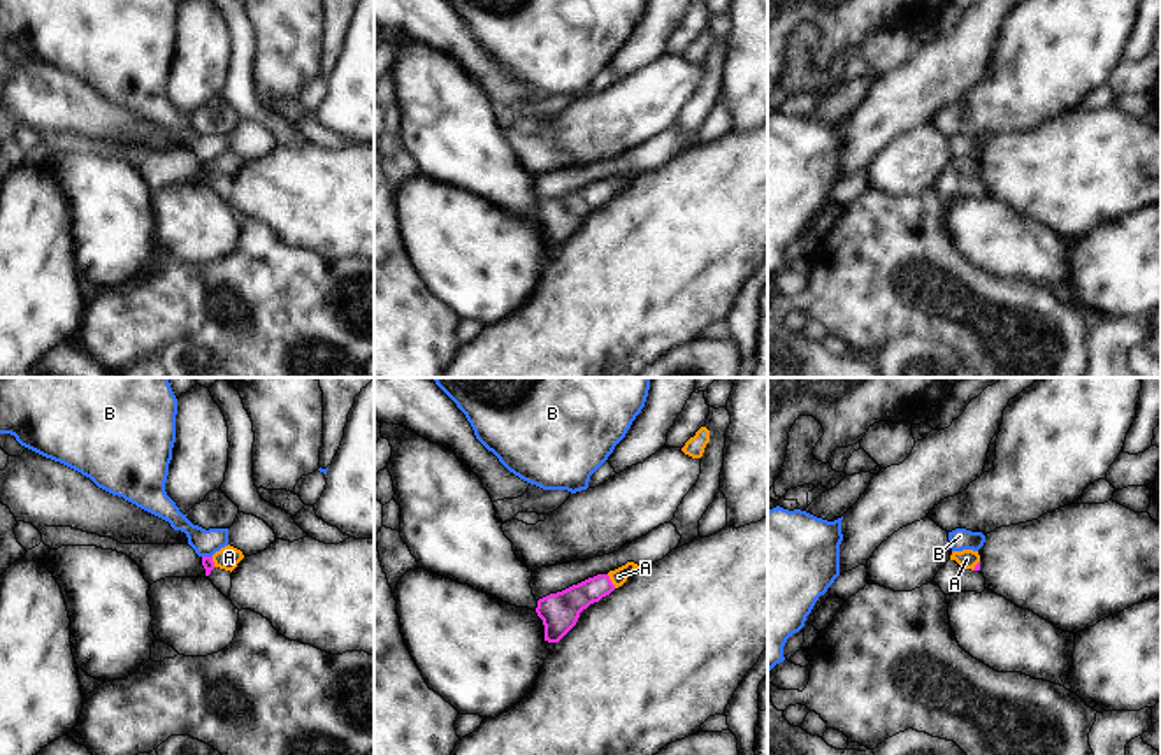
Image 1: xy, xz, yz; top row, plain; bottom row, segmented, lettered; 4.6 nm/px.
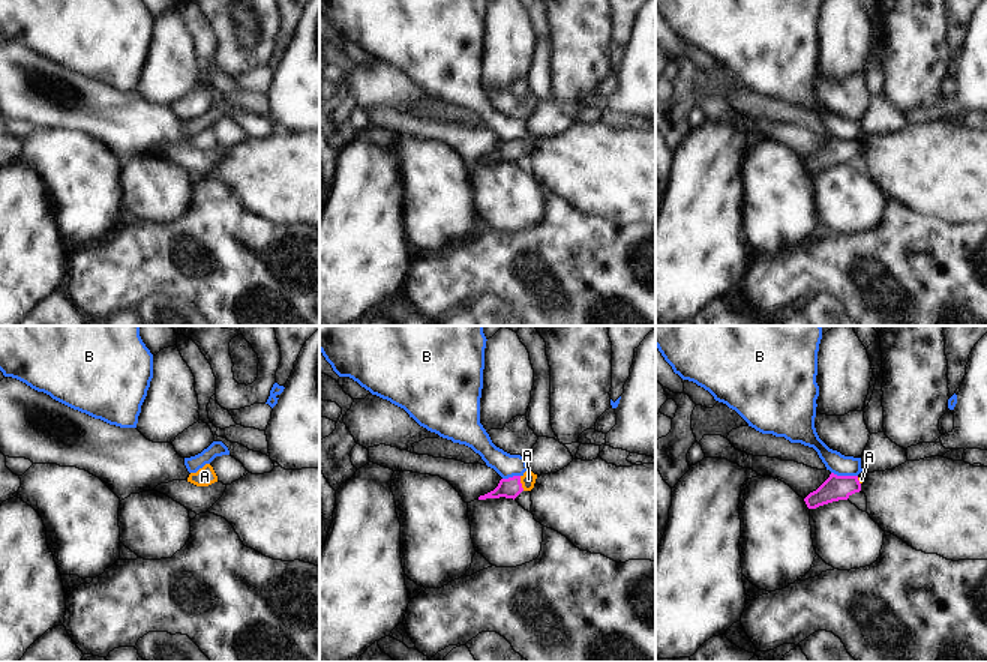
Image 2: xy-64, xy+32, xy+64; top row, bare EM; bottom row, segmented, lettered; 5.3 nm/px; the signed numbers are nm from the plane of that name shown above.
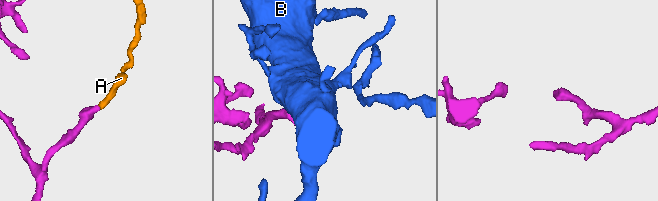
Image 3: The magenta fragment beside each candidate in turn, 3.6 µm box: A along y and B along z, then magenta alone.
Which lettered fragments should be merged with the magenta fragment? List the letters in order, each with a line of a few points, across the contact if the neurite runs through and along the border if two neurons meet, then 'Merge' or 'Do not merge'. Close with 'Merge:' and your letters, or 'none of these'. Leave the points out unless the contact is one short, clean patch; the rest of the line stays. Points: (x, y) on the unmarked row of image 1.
A: Line: xz (562, 215), (610, 188), (619, 183). Merge
B: Line: xy (202, 162), (211, 164). Do not merge
Merge: A

